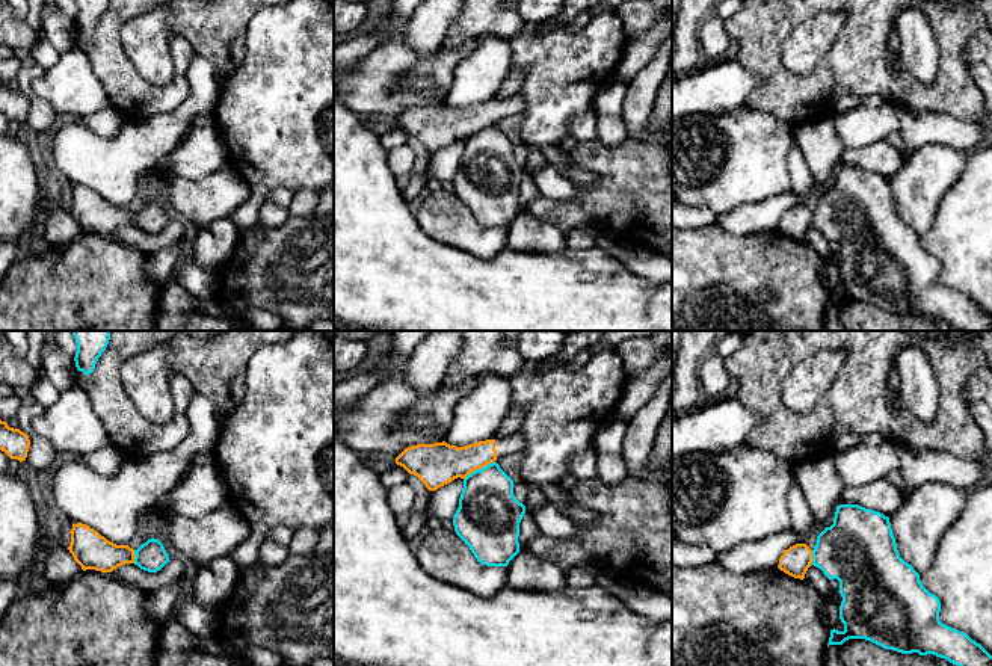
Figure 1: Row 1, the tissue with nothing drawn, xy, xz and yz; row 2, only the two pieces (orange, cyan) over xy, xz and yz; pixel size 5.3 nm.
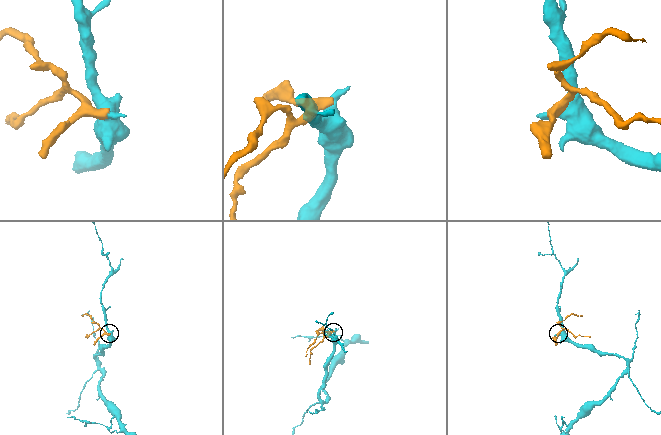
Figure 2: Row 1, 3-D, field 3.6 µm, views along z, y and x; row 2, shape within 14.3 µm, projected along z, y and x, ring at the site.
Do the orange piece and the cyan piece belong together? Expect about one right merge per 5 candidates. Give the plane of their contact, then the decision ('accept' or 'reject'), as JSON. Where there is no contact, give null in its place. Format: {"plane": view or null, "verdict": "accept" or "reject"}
{"plane": "xz", "verdict": "reject"}

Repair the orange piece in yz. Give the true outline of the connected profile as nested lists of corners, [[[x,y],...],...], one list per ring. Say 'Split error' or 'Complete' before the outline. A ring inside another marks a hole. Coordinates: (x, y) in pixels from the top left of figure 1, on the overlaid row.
Complete. [[[796,544],[784,551],[778,568],[794,578],[805,578],[812,563],[812,550],[806,544]]]

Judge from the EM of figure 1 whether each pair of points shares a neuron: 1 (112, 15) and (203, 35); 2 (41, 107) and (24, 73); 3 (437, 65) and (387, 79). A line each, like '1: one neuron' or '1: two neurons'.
1: two neurons
2: one neuron
3: one neuron

